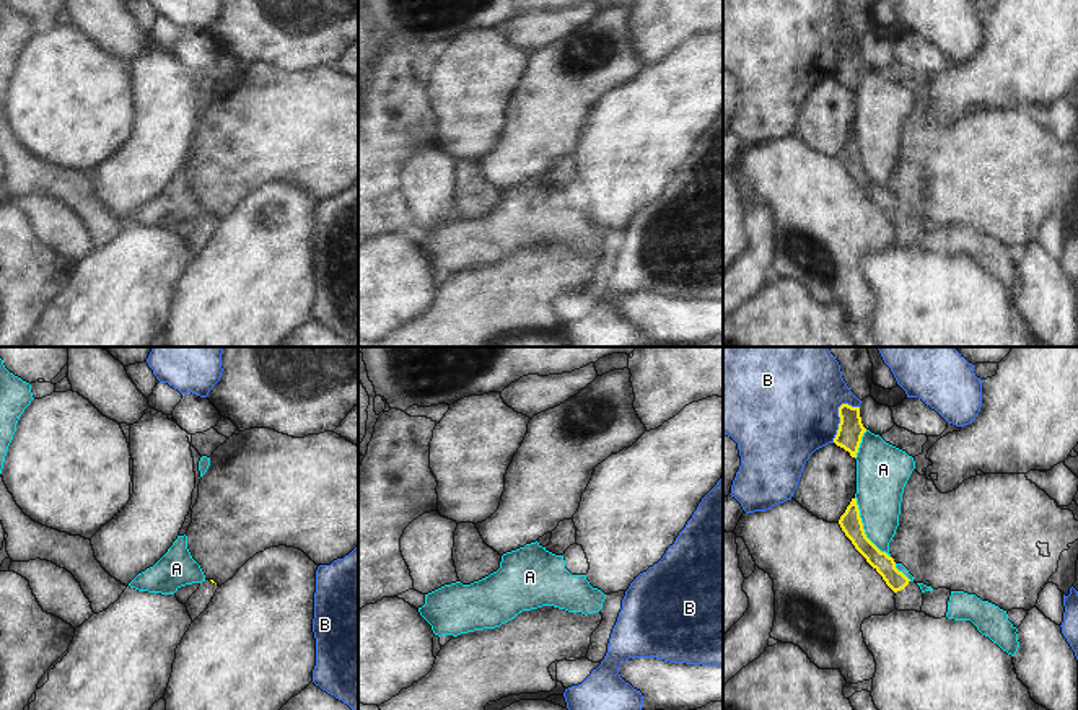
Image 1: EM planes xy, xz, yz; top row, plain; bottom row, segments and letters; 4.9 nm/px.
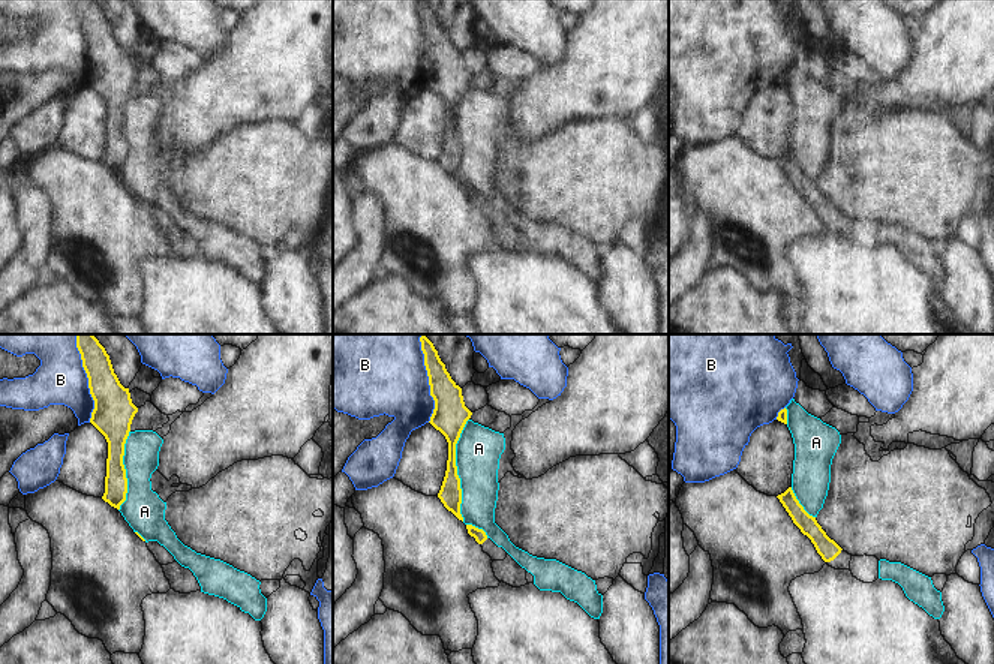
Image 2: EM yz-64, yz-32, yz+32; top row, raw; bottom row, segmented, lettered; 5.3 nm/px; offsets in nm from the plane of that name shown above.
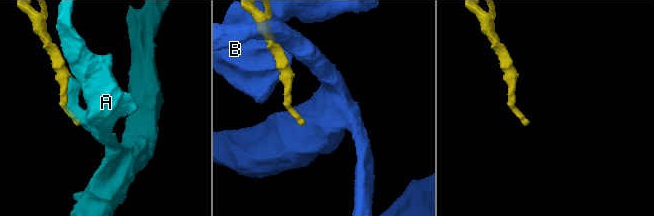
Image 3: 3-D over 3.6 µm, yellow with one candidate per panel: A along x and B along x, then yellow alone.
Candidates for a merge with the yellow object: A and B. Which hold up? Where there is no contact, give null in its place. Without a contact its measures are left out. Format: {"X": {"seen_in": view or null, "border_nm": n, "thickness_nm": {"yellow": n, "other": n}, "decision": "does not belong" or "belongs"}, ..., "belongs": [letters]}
{"A": {"seen_in": "yz", "border_nm": 340, "thickness_nm": {"yellow": 110, "other": 240}, "decision": "does not belong"}, "B": {"seen_in": "yz", "border_nm": 220, "thickness_nm": {"yellow": 130, "other": 480}, "decision": "does not belong"}, "belongs": []}

